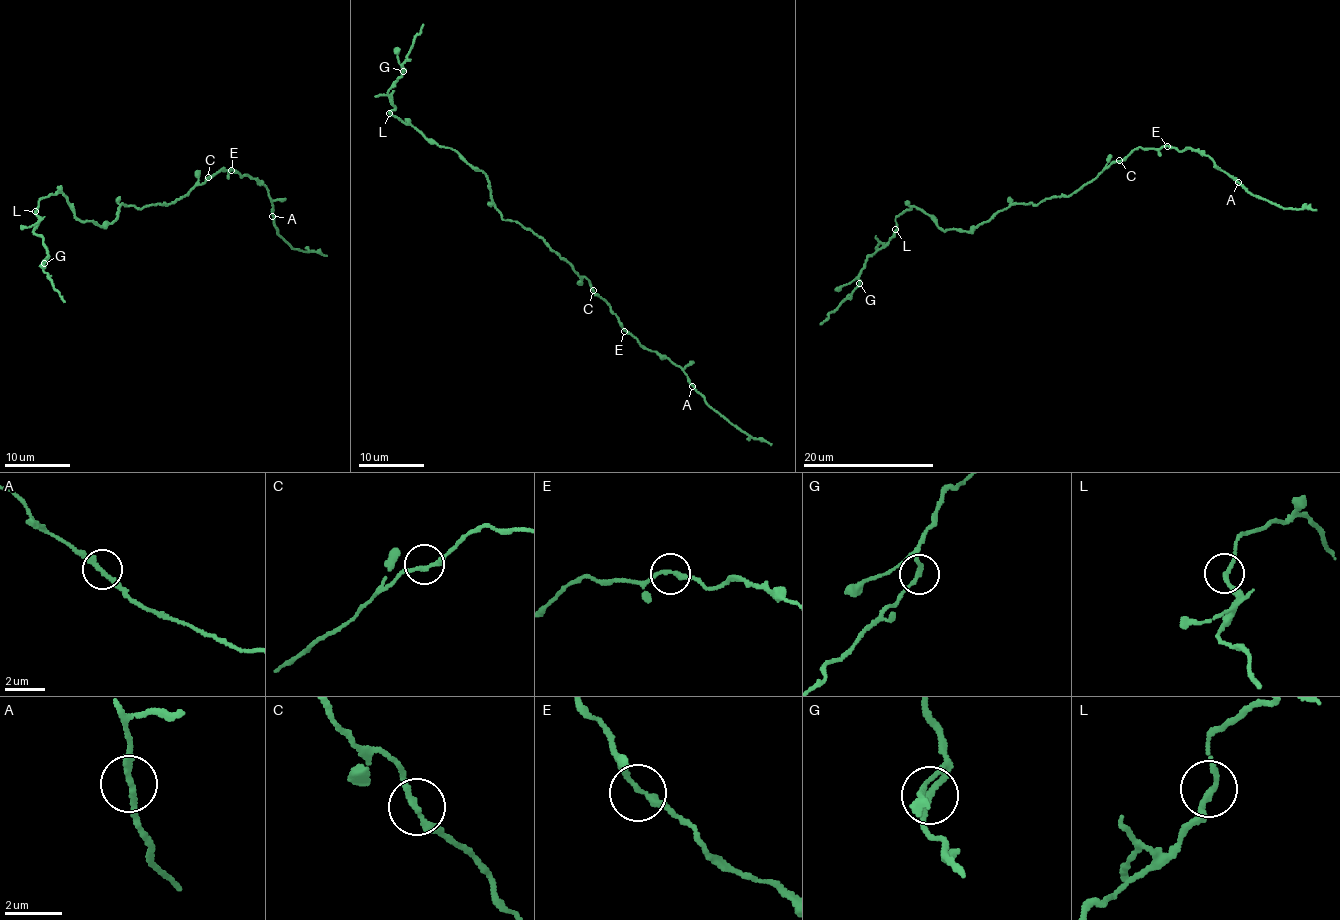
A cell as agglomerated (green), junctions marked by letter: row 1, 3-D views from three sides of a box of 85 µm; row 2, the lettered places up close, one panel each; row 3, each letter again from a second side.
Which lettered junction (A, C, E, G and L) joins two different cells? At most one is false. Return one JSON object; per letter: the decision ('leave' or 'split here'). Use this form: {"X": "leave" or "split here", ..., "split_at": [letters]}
{"A": "leave", "C": "leave", "E": "leave", "G": "leave", "L": "leave", "split_at": []}

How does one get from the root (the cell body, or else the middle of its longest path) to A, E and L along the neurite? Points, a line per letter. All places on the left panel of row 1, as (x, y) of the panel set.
A: (152, 205), (168, 205), (182, 198), (223, 168), (263, 181), (272, 205), (272, 216)
E: (152, 205), (174, 203), (220, 169), (231, 170)
L: (152, 205), (142, 208), (122, 204), (114, 220), (101, 226), (76, 218), (62, 193), (41, 198), (35, 211)

